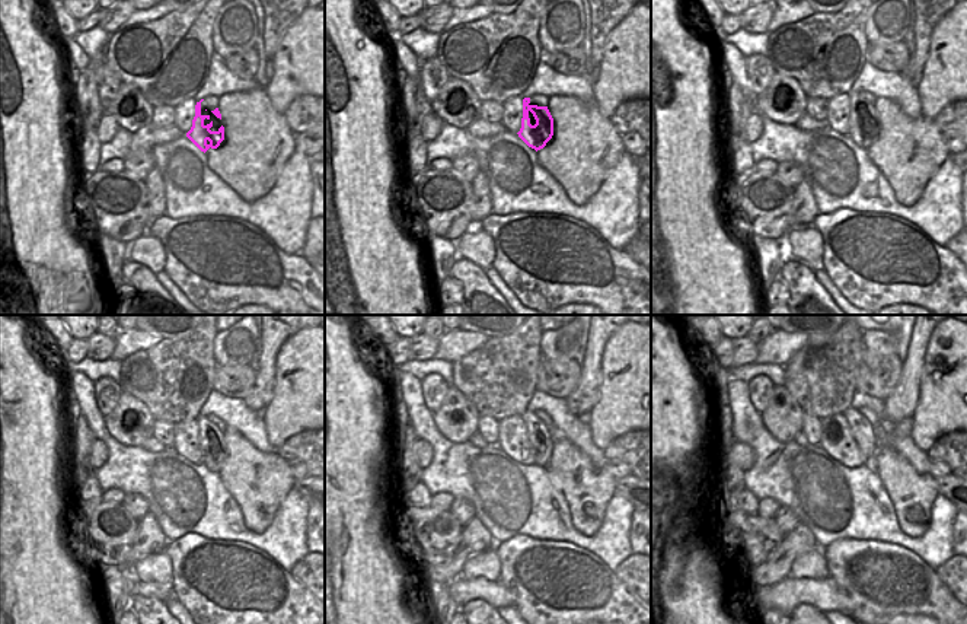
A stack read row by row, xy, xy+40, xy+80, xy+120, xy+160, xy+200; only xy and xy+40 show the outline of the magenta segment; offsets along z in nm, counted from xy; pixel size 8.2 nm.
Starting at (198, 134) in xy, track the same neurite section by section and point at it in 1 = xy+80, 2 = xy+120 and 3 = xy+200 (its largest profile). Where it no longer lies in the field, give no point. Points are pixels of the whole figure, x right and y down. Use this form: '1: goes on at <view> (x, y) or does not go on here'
1: goes on at xy+80 (865, 134)
2: goes on at xy+120 (214, 458)
3: goes on at xy+200 (865, 435)

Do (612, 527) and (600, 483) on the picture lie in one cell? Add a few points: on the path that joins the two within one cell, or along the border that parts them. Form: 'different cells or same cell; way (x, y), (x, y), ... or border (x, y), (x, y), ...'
different cells; border (613, 493), (602, 525), (589, 535)

